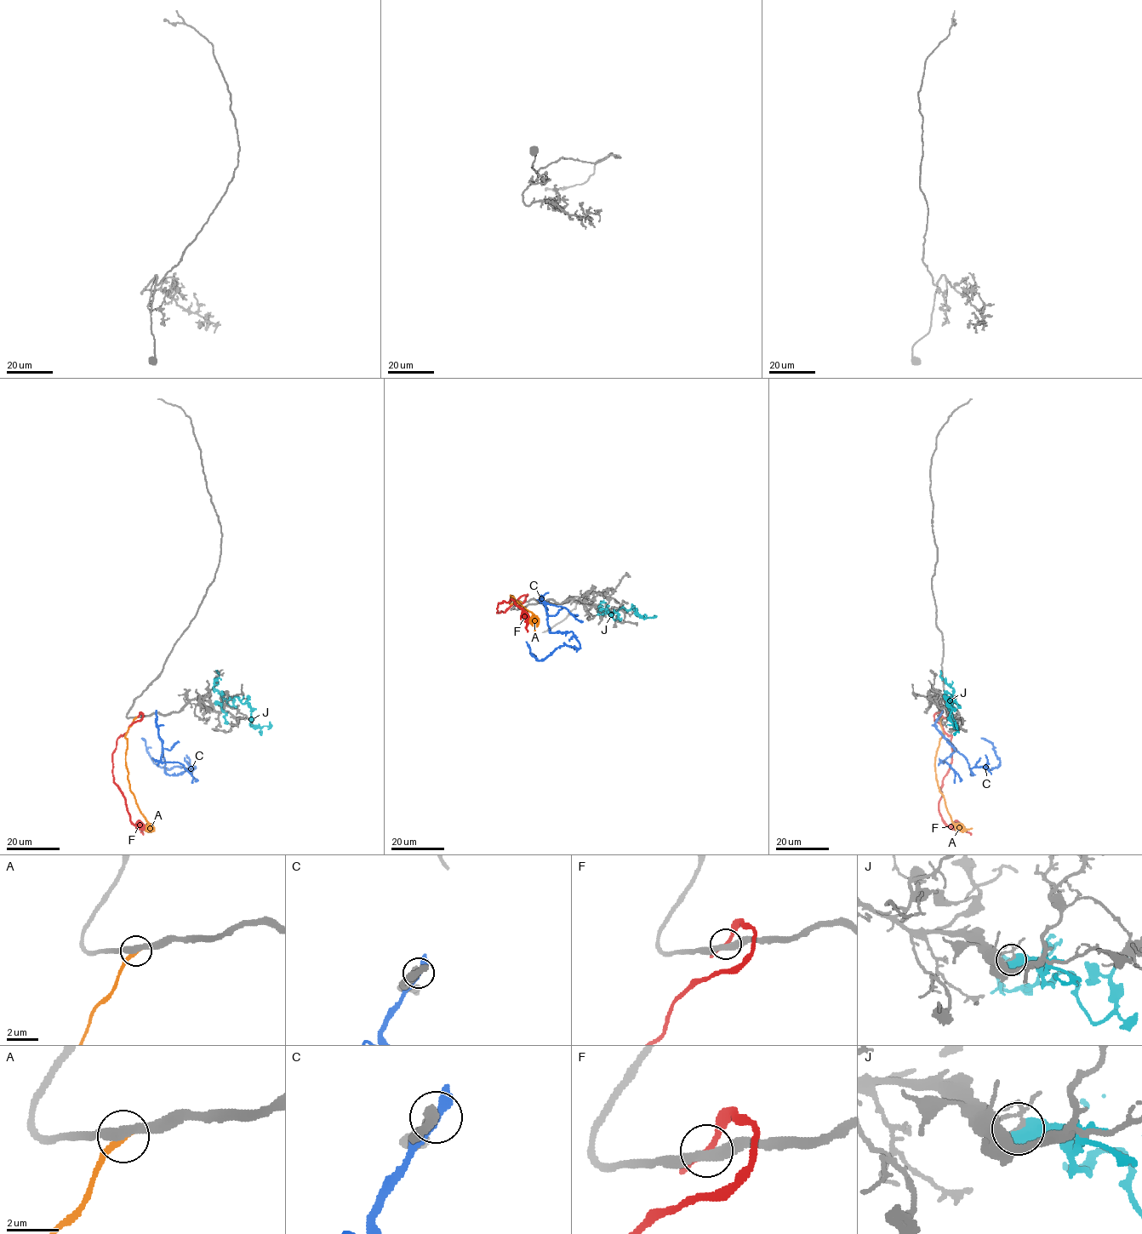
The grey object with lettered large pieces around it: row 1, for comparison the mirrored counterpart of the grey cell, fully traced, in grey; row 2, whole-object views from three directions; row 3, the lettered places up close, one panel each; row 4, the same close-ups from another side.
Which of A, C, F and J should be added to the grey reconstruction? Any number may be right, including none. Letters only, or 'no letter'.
A

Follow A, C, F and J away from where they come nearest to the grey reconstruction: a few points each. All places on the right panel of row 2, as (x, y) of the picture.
A: (941, 717), (944, 731), (934, 761), (935, 779), (951, 820), (966, 829), (972, 828)
C: (941, 713), (935, 727), (965, 758), (972, 774), (974, 767), (991, 769), (1000, 764), (993, 745), (981, 738)
F: (942, 716), (937, 712), (934, 719), (951, 737), (952, 753), (939, 812), (950, 826), (971, 835)
J: (949, 703), (952, 705), (952, 700), (947, 697), (950, 720), (957, 728), (956, 722)

